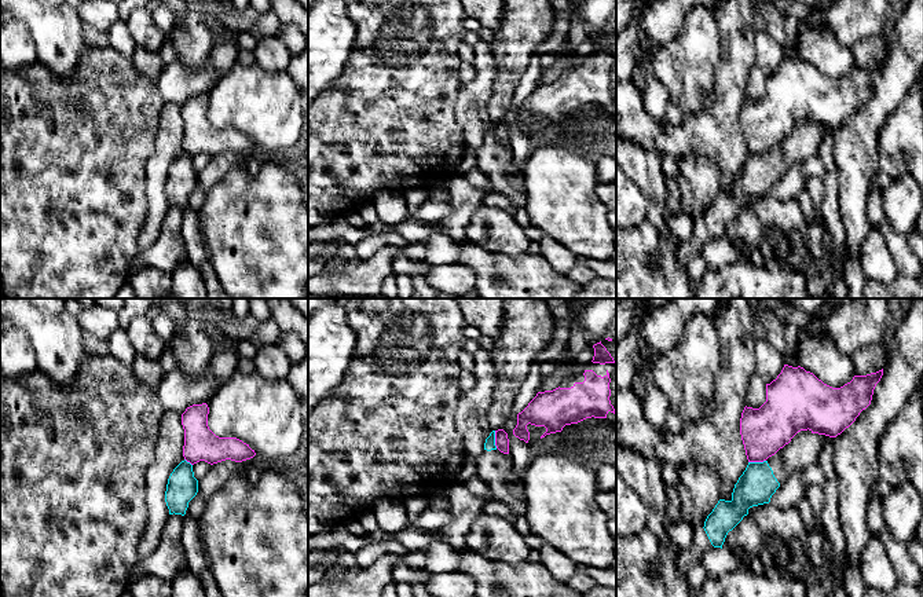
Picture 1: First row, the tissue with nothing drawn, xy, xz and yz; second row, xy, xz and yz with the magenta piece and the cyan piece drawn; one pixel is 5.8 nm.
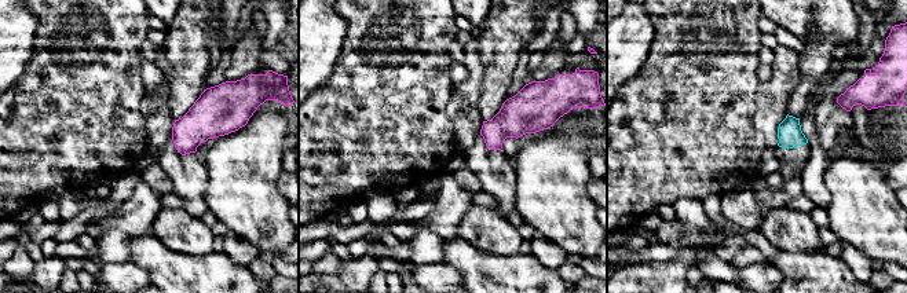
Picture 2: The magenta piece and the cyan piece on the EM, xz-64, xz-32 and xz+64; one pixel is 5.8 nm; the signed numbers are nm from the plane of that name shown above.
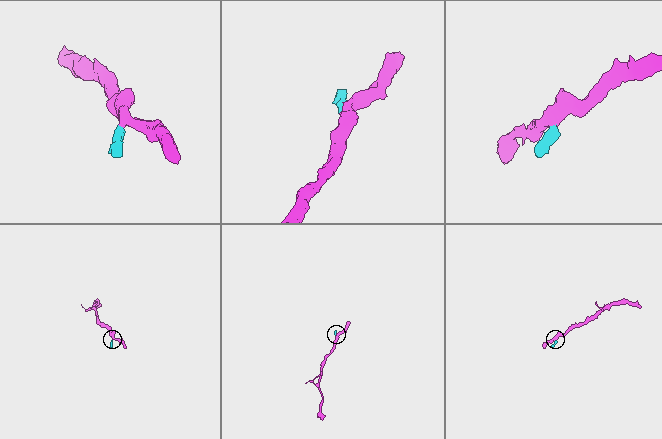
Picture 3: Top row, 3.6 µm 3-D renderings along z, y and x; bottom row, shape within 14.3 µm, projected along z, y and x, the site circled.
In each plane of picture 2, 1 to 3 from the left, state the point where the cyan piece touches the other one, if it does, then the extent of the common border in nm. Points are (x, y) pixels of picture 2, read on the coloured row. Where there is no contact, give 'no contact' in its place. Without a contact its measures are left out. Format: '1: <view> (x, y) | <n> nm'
1: no contact
2: no contact
3: no contact

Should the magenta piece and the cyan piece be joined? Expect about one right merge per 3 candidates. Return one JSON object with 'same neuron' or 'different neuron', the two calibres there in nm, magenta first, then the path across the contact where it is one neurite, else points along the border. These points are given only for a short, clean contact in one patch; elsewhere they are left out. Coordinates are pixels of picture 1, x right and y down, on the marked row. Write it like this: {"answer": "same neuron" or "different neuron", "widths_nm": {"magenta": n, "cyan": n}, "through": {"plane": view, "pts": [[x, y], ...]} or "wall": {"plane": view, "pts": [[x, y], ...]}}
{"answer": "different neuron", "widths_nm": {"magenta": 80, "cyan": 60}, "wall": {"plane": "xz", "pts": [[494, 431], [494, 444], [497, 447]]}}

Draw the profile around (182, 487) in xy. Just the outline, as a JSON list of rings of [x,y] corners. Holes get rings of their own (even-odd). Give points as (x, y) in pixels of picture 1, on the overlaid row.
[[[182,461],[171,473],[165,491],[169,514],[186,514],[188,502],[198,492],[198,480],[194,477],[193,465]]]

